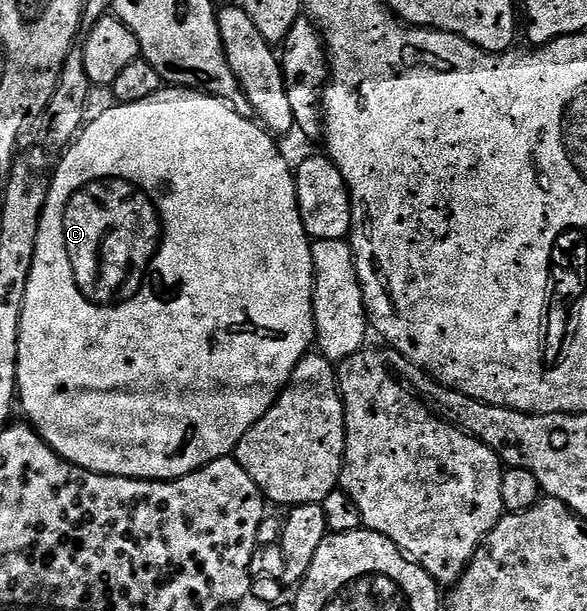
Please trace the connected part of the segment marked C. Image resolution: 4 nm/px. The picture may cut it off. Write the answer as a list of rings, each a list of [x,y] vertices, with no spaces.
[[[164,85],[164,86],[161,86],[161,89],[160,89],[160,91],[159,91],[159,92],[158,92],[158,93],[154,93],[154,97],[145,97],[145,98],[144,98],[144,100],[143,100],[143,101],[134,101],[134,102],[133,102],[133,103],[117,103],[117,105],[116,105],[116,107],[115,107],[115,108],[114,108],[114,109],[110,109],[110,110],[108,110],[108,111],[107,111],[107,113],[106,113],[106,114],[104,114],[104,115],[103,115],[103,116],[102,116],[102,117],[98,117],[98,121],[94,121],[94,122],[93,122],[93,123],[89,123],[89,124],[87,124],[87,126],[85,126],[85,128],[84,128],[84,130],[83,130],[83,131],[81,131],[81,132],[80,132],[80,134],[79,134],[79,135],[77,135],[77,136],[76,136],[76,138],[75,138],[75,140],[74,140],[74,142],[73,142],[73,143],[72,143],[72,144],[71,144],[71,146],[69,146],[69,147],[68,147],[68,148],[67,148],[67,150],[65,150],[65,151],[64,151],[64,152],[63,152],[63,154],[61,154],[61,155],[60,155],[60,156],[59,156],[59,159],[60,159],[60,158],[61,158],[61,159],[60,159],[60,164],[58,164],[58,165],[57,165],[57,167],[56,167],[56,176],[54,176],[54,177],[53,177],[53,176],[51,176],[51,179],[50,179],[50,182],[49,182],[49,184],[48,184],[48,196],[47,196],[47,197],[46,197],[46,205],[45,205],[45,206],[44,206],[44,212],[43,212],[43,213],[42,213],[42,217],[41,217],[41,218],[40,218],[40,228],[39,228],[39,229],[38,229],[38,245],[37,245],[37,246],[36,246],[36,252],[35,252],[35,253],[34,253],[34,269],[30,269],[30,285],[26,285],[26,301],[25,301],[25,302],[24,302],[24,308],[23,308],[23,309],[22,309],[22,321],[21,321],[21,322],[20,322],[20,332],[19,332],[19,333],[18,333],[18,361],[17,361],[17,362],[16,362],[16,389],[17,389],[17,392],[18,392],[18,403],[19,403],[19,406],[21,406],[21,405],[22,405],[22,406],[24,406],[24,411],[25,411],[25,413],[26,413],[26,414],[28,414],[28,419],[27,419],[27,422],[28,422],[28,423],[29,423],[29,424],[31,424],[31,426],[33,426],[33,427],[35,427],[35,429],[36,429],[36,432],[37,432],[37,433],[38,433],[38,434],[39,434],[39,435],[41,435],[41,437],[42,437],[42,438],[44,438],[44,439],[45,439],[45,441],[47,441],[47,442],[48,442],[48,443],[49,443],[49,444],[50,444],[50,446],[52,446],[52,448],[54,448],[54,449],[55,449],[55,451],[57,451],[57,452],[58,452],[58,453],[59,453],[59,455],[61,455],[61,456],[62,456],[62,457],[63,457],[63,459],[65,459],[65,461],[66,461],[66,462],[68,462],[68,463],[73,463],[73,464],[74,464],[74,465],[75,465],[75,466],[76,466],[76,467],[81,467],[81,468],[82,468],[82,469],[86,469],[86,470],[87,470],[87,471],[93,471],[93,472],[94,472],[94,473],[98,473],[98,474],[99,474],[99,475],[117,475],[117,476],[118,476],[118,477],[126,477],[126,478],[127,478],[127,479],[154,479],[154,480],[157,480],[157,481],[167,481],[167,480],[170,480],[170,479],[180,479],[180,478],[182,478],[182,476],[184,476],[184,475],[189,475],[189,474],[190,474],[190,473],[194,473],[194,472],[195,472],[195,471],[197,471],[197,470],[198,470],[198,469],[202,469],[202,468],[203,468],[203,467],[205,467],[205,465],[207,465],[207,464],[208,464],[208,463],[212,463],[212,462],[214,462],[214,461],[215,461],[215,460],[216,460],[216,459],[227,459],[227,458],[229,458],[229,456],[231,456],[231,455],[232,455],[232,454],[233,454],[233,452],[235,452],[235,450],[236,450],[236,446],[238,446],[238,444],[239,444],[239,443],[240,443],[240,442],[241,442],[241,441],[242,441],[242,437],[243,437],[243,436],[244,436],[244,434],[245,434],[245,433],[246,433],[246,432],[247,432],[247,431],[249,431],[249,430],[250,430],[250,429],[251,429],[251,427],[252,427],[252,426],[253,426],[253,425],[255,425],[255,423],[257,423],[257,421],[259,421],[259,419],[260,419],[260,418],[262,418],[262,417],[263,417],[263,416],[264,416],[264,415],[265,415],[265,414],[266,414],[266,412],[267,412],[267,411],[269,411],[269,409],[271,409],[271,407],[272,407],[272,406],[273,406],[273,405],[275,405],[275,404],[276,404],[276,398],[277,398],[277,397],[279,397],[279,396],[280,396],[280,394],[282,394],[282,392],[284,392],[284,387],[285,387],[285,385],[286,385],[286,384],[288,384],[288,382],[289,382],[289,381],[291,381],[291,380],[292,380],[292,374],[293,374],[293,373],[294,373],[294,369],[295,369],[295,368],[296,368],[296,366],[298,366],[298,365],[299,365],[299,364],[300,364],[300,363],[301,363],[301,362],[302,362],[302,361],[303,361],[303,359],[304,359],[304,357],[305,357],[305,355],[307,355],[307,354],[309,354],[309,352],[311,352],[311,351],[312,351],[312,350],[313,350],[313,347],[314,347],[314,344],[315,344],[315,342],[316,342],[316,326],[315,326],[315,325],[314,325],[314,305],[313,305],[313,304],[312,304],[312,298],[313,298],[313,297],[314,297],[314,257],[313,257],[313,256],[312,256],[312,245],[313,245],[313,240],[311,240],[311,239],[309,239],[309,237],[308,237],[308,234],[307,234],[307,233],[306,233],[306,229],[305,229],[305,228],[304,228],[304,226],[303,226],[303,225],[302,225],[302,217],[301,217],[301,216],[300,216],[300,210],[299,210],[299,209],[298,209],[298,197],[297,197],[297,196],[296,196],[296,176],[295,176],[295,174],[294,174],[294,167],[293,167],[293,164],[292,164],[292,163],[291,163],[291,162],[290,162],[290,163],[289,163],[289,164],[288,164],[288,163],[287,163],[287,161],[286,161],[286,160],[284,160],[284,155],[283,155],[283,153],[282,153],[282,152],[280,152],[280,151],[279,151],[279,149],[278,149],[278,148],[276,148],[276,143],[275,143],[275,142],[276,142],[276,143],[277,143],[277,140],[276,140],[276,139],[275,139],[275,138],[273,138],[273,136],[272,136],[272,135],[271,135],[271,134],[269,134],[269,132],[268,132],[268,131],[267,131],[267,130],[265,130],[265,128],[264,128],[264,127],[263,127],[263,126],[261,126],[261,124],[260,124],[260,123],[259,123],[259,122],[256,122],[256,121],[253,121],[253,120],[252,120],[252,119],[247,119],[247,118],[246,118],[246,117],[242,117],[242,116],[241,116],[241,115],[239,115],[239,114],[238,114],[238,113],[237,113],[237,111],[235,111],[235,110],[234,110],[234,109],[230,109],[230,105],[229,105],[229,104],[228,104],[228,103],[224,103],[224,102],[223,102],[223,101],[222,101],[222,100],[221,100],[221,99],[216,99],[216,98],[215,98],[215,97],[214,97],[214,96],[212,96],[212,95],[205,95],[205,94],[204,94],[204,92],[203,92],[203,91],[190,91],[190,90],[188,90],[188,88],[187,88],[187,87],[173,87],[173,86],[171,86],[171,85]]]

